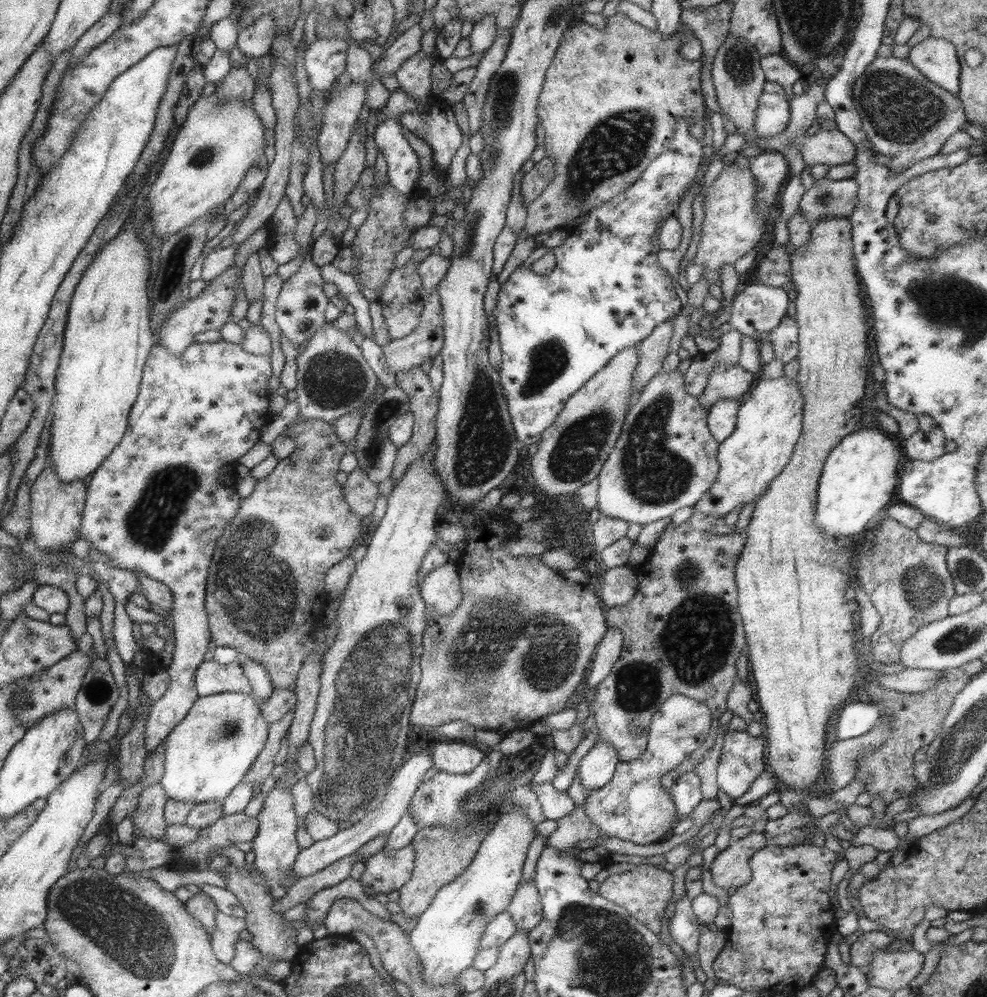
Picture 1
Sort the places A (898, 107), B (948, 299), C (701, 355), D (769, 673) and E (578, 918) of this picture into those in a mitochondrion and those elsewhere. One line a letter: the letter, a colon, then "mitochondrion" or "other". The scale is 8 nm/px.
A: mitochondrion
B: mitochondrion
C: other
D: other
E: mitochondrion

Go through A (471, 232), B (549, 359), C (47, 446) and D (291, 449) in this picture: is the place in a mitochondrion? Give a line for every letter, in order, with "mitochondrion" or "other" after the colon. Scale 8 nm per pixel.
A: mitochondrion
B: mitochondrion
C: other
D: other

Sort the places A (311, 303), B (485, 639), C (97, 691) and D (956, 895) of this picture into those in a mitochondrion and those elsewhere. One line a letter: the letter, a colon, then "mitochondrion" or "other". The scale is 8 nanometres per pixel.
A: other
B: mitochondrion
C: mitochondrion
D: other

